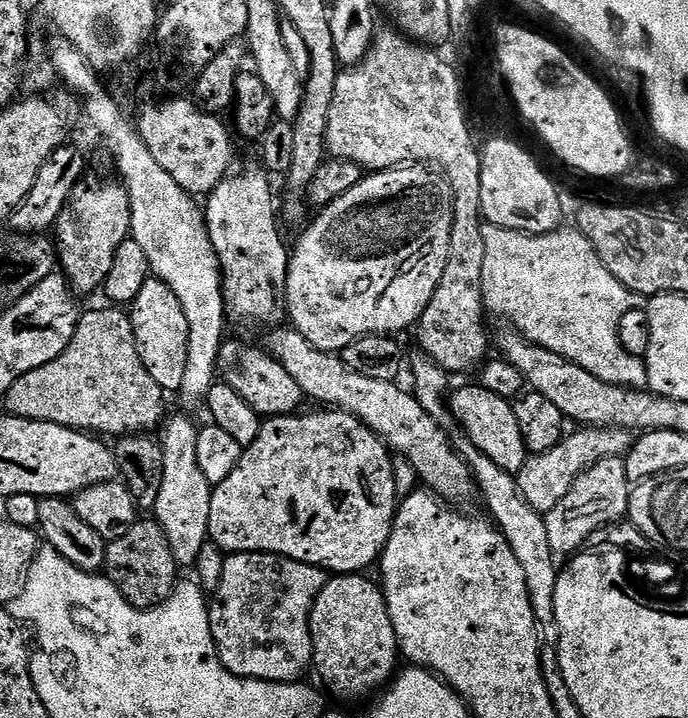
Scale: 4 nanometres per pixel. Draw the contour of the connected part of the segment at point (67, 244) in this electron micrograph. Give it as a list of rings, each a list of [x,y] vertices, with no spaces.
[[[115,179],[87,180],[73,186],[72,195],[54,225],[59,271],[80,298],[103,289],[114,254],[118,254],[118,246],[129,239],[131,230],[130,200],[124,185]]]

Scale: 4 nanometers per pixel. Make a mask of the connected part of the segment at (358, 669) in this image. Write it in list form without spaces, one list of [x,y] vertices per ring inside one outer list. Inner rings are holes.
[[[336,574],[331,578],[325,579],[322,590],[317,594],[316,600],[312,603],[312,613],[308,619],[310,626],[310,634],[312,635],[312,664],[314,672],[320,675],[322,683],[328,687],[328,692],[332,696],[337,696],[340,700],[360,700],[363,696],[379,693],[391,681],[392,677],[398,671],[398,663],[396,664],[396,656],[398,660],[398,645],[396,635],[394,634],[394,626],[390,622],[390,614],[388,613],[388,604],[384,601],[384,594],[381,585],[375,579],[367,580],[364,574]]]

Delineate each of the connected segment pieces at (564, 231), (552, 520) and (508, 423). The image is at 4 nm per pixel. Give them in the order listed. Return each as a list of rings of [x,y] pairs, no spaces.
[[[487,222],[481,223],[480,229],[484,247],[480,289],[485,309],[491,315],[493,312],[509,320],[512,323],[509,325],[531,344],[554,350],[554,354],[562,354],[562,358],[582,366],[582,370],[594,374],[594,378],[602,382],[623,388],[647,389],[648,379],[643,359],[626,354],[618,338],[622,314],[637,307],[638,297],[635,292],[629,292],[626,286],[622,286],[622,282],[618,282],[610,270],[606,270],[594,246],[590,246],[588,239],[579,230],[572,226],[561,226],[550,234],[531,236]]]
[[[611,456],[590,465],[570,486],[565,498],[554,506],[554,510],[543,515],[552,552],[558,556],[573,555],[591,539],[597,529],[623,519],[628,513],[629,491],[630,482],[626,478],[621,457]]]
[[[472,382],[465,388],[458,389],[456,393],[451,393],[450,411],[453,421],[457,425],[460,423],[460,428],[464,431],[461,433],[477,447],[477,450],[506,472],[515,474],[522,470],[530,453],[524,446],[522,430],[518,426],[518,418],[509,401],[502,399],[498,394],[490,394],[490,390]]]

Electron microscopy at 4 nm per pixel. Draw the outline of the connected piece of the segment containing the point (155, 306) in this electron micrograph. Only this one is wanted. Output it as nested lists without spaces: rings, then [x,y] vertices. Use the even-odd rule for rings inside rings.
[[[150,278],[146,286],[138,290],[138,298],[132,300],[130,315],[134,342],[142,358],[142,366],[146,366],[146,374],[150,374],[150,378],[154,378],[154,382],[158,382],[158,386],[164,389],[165,393],[179,393],[186,371],[189,327],[178,297],[164,282]]]

